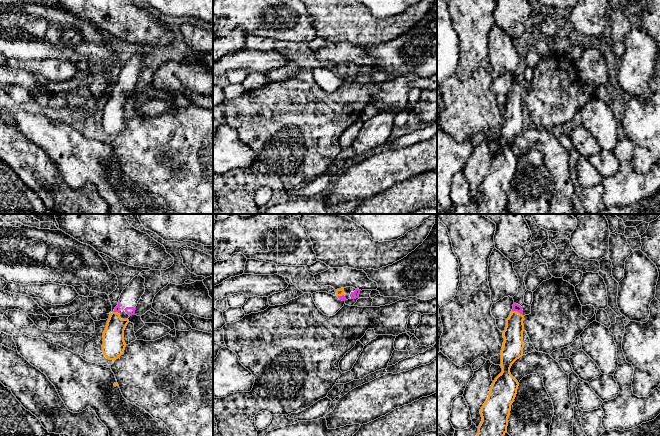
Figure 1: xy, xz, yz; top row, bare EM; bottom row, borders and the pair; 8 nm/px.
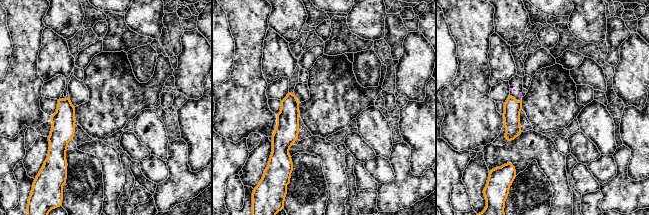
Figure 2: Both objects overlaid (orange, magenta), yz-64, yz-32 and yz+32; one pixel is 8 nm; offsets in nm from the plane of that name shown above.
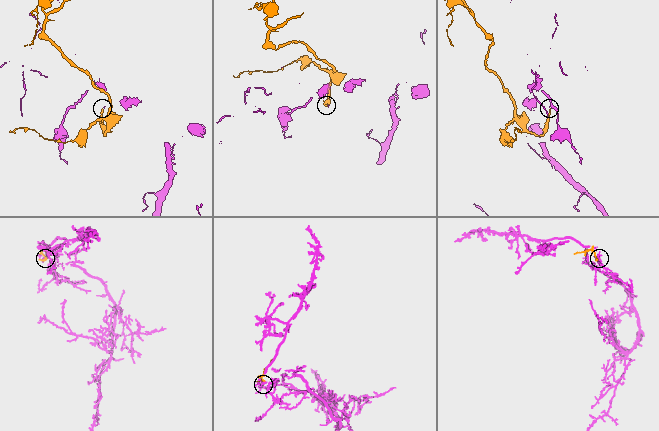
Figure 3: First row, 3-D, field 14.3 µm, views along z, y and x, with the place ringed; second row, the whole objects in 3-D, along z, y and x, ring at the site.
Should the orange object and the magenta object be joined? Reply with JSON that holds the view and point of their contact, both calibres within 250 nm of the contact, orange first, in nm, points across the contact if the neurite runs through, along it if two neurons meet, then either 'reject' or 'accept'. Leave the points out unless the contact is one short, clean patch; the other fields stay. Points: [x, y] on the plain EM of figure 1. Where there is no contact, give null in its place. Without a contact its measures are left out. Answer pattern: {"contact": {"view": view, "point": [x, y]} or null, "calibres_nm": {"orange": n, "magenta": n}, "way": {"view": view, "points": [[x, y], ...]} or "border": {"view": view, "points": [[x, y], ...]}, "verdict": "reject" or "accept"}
{"contact": {"view": "yz", "point": [516, 87]}, "calibres_nm": {"orange": 160, "magenta": 60}, "verdict": "accept"}

